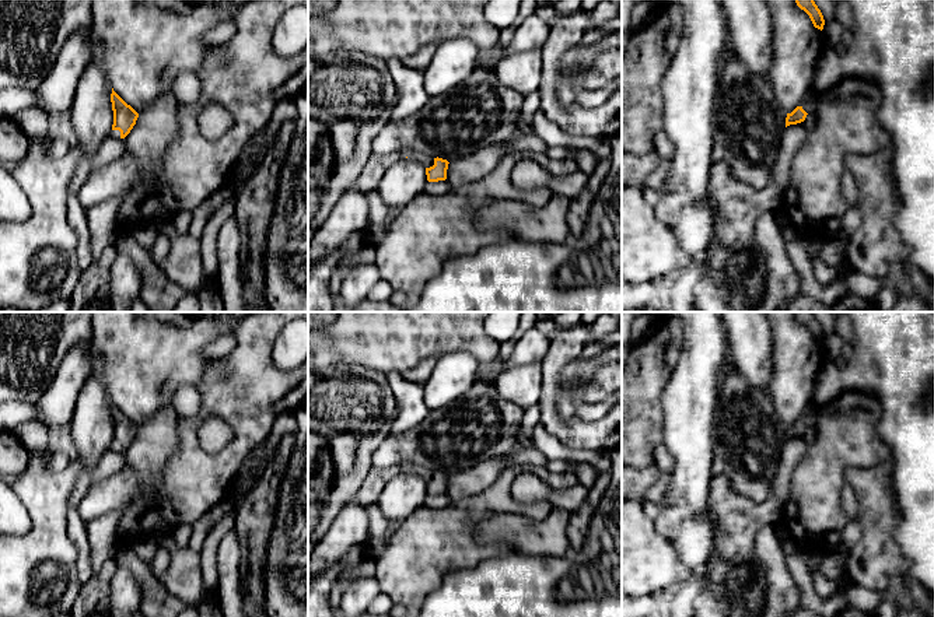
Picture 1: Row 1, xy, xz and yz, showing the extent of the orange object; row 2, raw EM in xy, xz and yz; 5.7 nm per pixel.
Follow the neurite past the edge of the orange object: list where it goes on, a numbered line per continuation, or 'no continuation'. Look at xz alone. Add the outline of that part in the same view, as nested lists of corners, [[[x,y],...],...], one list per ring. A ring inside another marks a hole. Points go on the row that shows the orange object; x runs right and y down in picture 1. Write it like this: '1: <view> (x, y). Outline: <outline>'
1: xz (427, 161). Outline: [[[402,150],[400,153],[402,153],[403,158],[407,157],[410,159],[420,161],[424,165],[424,168],[430,168],[434,165],[434,157],[423,155],[417,151],[413,151],[413,150]]]

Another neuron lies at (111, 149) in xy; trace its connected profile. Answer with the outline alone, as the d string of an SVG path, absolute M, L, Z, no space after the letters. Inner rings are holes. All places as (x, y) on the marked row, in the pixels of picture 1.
M105 139L101 146L98 147L94 158L91 171L97 171L105 164L111 164L120 158L125 154L125 141L123 139Z

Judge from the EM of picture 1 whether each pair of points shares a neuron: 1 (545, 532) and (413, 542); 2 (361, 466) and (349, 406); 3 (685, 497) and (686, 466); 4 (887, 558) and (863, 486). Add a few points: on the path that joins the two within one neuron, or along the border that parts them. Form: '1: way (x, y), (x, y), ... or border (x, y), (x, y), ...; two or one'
1: border (496, 514), (485, 518), (476, 526), (474, 540); two
2: border (389, 417), (378, 428), (361, 437); two
3: way (686, 490), (686, 473); one
4: way (878, 540), (877, 504); one

